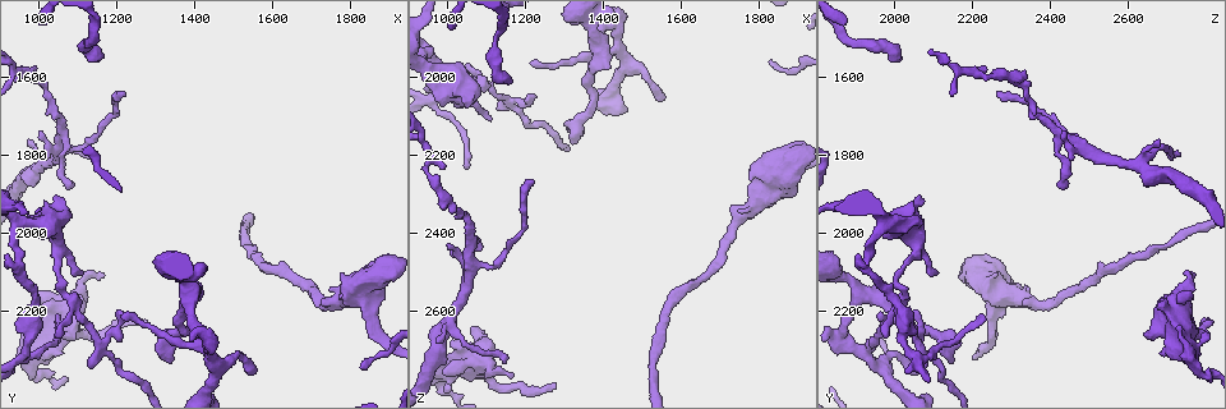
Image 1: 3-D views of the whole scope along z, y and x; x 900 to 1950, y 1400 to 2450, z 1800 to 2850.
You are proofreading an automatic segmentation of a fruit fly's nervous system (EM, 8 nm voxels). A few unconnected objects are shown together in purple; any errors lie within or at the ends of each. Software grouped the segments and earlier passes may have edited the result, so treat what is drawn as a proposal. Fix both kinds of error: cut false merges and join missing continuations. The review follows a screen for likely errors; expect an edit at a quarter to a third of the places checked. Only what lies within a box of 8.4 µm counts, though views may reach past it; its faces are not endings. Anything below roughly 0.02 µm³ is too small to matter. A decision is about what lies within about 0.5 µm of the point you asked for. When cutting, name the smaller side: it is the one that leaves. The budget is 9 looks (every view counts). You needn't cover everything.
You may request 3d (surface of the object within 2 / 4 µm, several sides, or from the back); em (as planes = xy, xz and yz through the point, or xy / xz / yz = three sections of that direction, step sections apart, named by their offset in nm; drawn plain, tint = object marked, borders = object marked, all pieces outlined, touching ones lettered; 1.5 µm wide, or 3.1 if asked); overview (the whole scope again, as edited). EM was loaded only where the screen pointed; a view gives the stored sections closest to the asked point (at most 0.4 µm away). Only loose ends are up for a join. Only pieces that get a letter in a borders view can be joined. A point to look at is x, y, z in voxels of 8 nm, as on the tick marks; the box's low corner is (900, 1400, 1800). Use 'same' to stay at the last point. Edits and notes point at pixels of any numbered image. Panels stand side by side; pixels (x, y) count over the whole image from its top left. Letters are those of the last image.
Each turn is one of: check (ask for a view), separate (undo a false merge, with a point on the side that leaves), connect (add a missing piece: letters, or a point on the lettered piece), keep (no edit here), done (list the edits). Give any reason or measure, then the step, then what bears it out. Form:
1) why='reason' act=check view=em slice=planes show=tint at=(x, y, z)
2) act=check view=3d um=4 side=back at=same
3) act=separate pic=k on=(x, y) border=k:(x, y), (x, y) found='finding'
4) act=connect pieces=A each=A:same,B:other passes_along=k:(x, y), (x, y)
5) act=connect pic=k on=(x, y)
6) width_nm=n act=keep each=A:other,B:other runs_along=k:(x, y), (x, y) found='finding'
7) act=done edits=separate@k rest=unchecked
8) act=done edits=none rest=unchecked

why='free end' act=check view=3d um=4 at=(1220, 1640, 2265)

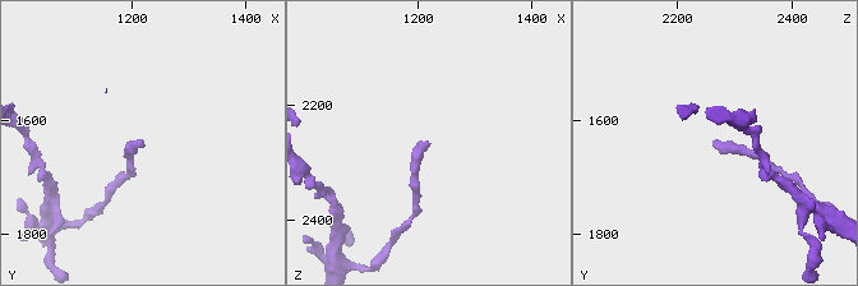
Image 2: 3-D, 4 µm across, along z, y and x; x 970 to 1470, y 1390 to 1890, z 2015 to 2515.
act=check view=em slice=planes show=borders at=(1220, 1645, 2270)

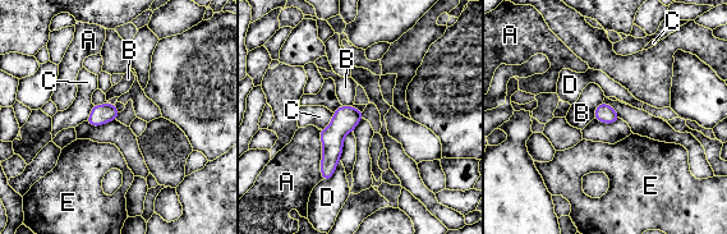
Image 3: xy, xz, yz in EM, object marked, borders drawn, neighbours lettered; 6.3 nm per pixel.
longest_contact=A:320nm act=keep each=A:other,B:other,C:other,D:other,E:other border=3:(602, 101), (596, 108), (593, 118) found='none of them fits'

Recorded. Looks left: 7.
why='free end' act=check view=3d um=4 at=(975, 1765, 2675)

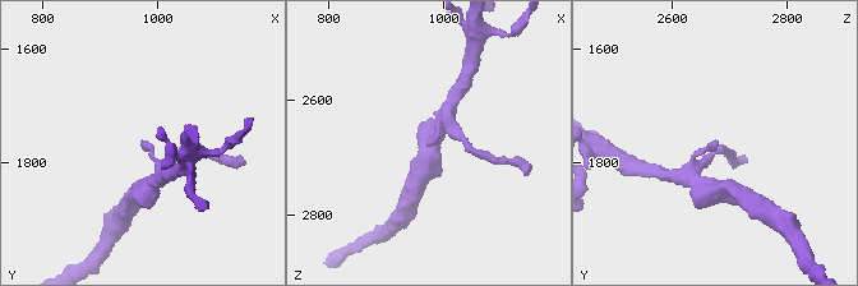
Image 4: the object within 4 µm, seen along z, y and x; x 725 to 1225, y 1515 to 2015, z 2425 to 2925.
act=check view=em slice=yz step=4 show=borders at=(965, 1765, 2680)

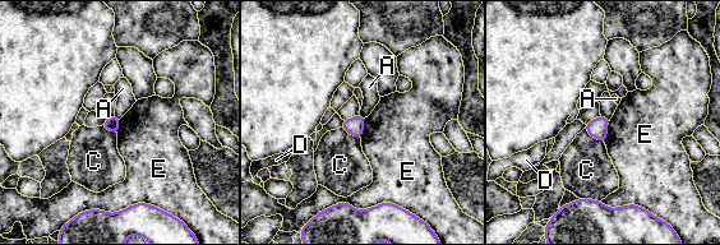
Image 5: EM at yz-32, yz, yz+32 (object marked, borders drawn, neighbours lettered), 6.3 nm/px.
act=check view=em slice=planes show=borders at=same

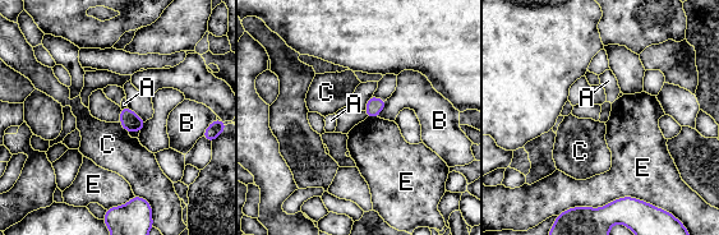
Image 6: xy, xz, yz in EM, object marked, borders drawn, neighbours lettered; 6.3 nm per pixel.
longest_contact=E:200nm act=keep each=A:other,B:other,C:other,E:other border=6:(636, 197), (618, 197), (607, 203) found='no lettered piece goes on from it'

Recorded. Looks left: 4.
why='branch stops here' act=check view=em slice=planes show=borders at=(1175, 2110, 2775)

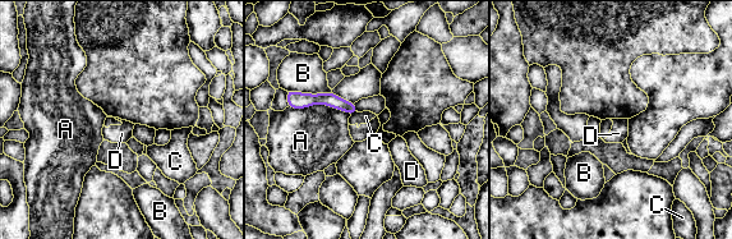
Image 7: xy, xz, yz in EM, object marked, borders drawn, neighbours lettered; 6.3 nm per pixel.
longest_contact=A:400nm act=keep each=A:other,B:other,C:other,D:other found='none of them fits'

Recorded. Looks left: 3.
why='calibre changes' act=check view=3d um=4 side=back at=(1740, 2180, 2380)

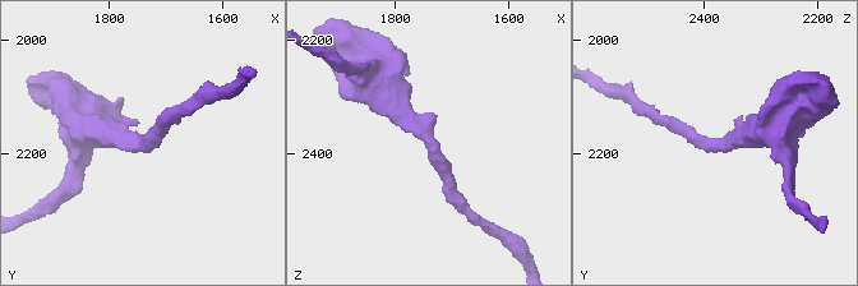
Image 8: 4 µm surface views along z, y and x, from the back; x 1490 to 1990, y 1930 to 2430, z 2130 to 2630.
arm_widths_nm=170,460 act=check view=em slice=planes show=plain at=(1745, 2180, 2375)

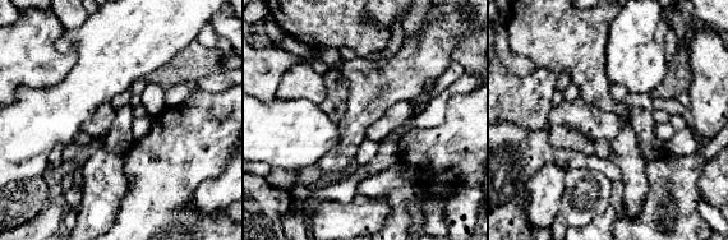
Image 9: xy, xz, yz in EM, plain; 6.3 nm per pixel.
why='what lies round it' act=check view=em slice=planes show=borders at=same

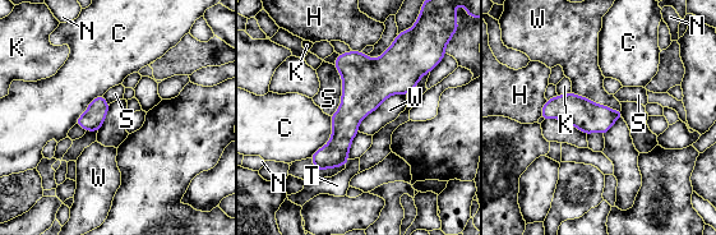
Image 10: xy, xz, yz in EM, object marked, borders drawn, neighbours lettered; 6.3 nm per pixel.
width_nm=200 act=keep each=C:other,H:other,K:other,N:other,S:other,T:other,W:other border=10:(406, 95), (388, 96), (358, 130) found='all the same neuron'

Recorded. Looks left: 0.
act=done edits=none rest=unchecked

